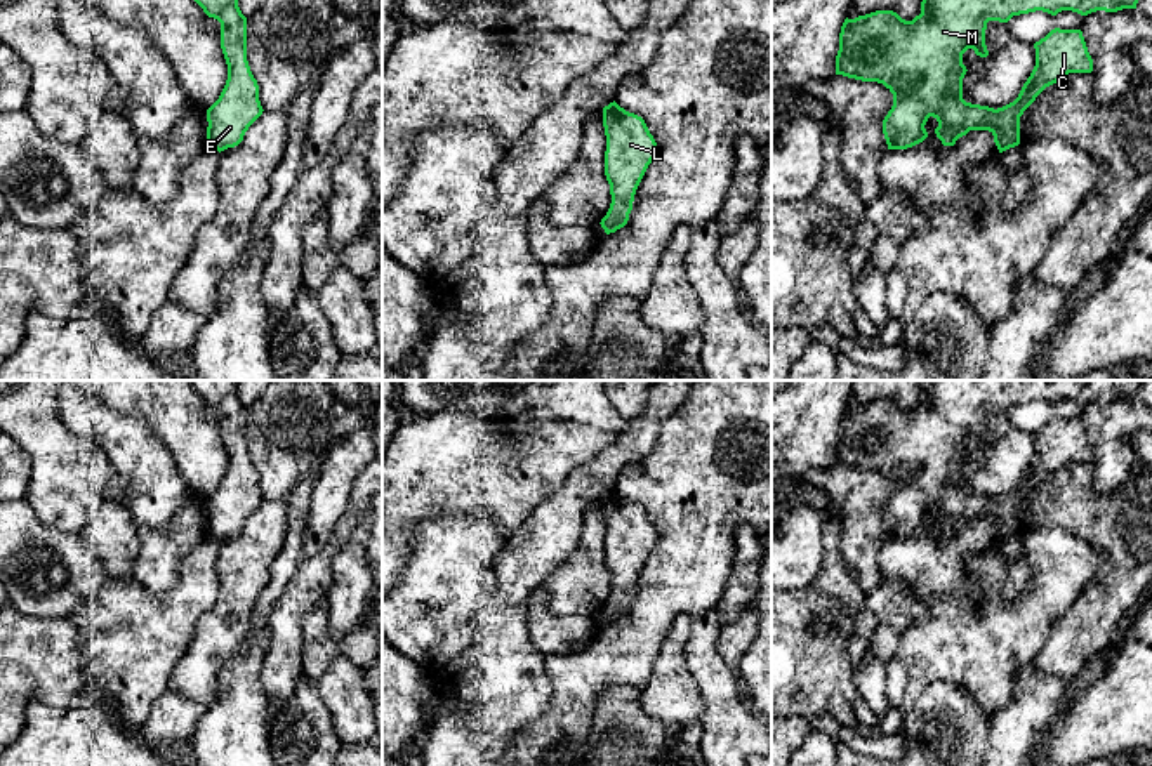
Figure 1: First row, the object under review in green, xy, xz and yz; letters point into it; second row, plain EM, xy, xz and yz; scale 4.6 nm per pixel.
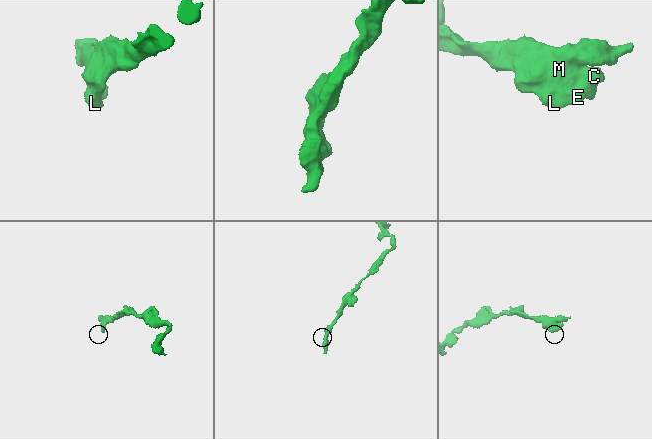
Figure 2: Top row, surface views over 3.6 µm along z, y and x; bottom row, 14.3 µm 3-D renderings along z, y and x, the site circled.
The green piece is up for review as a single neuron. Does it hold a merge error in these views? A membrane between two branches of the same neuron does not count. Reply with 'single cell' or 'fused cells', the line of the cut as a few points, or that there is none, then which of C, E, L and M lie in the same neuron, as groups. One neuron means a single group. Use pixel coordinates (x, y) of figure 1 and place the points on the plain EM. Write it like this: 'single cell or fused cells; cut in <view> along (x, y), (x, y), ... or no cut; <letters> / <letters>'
single cell; no cut; C E L M

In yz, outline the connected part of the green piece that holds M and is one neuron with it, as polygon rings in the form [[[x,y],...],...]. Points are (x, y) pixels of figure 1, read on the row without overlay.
[[[924,380],[921,403],[912,410],[902,408],[893,400],[876,400],[855,408],[844,408],[839,422],[836,464],[862,471],[883,472],[893,483],[893,495],[883,509],[883,523],[888,538],[907,538],[928,526],[924,518],[930,505],[938,511],[937,526],[943,535],[970,519],[989,519],[999,542],[1020,533],[1020,505],[1049,474],[1069,462],[1091,462],[1093,448],[1081,419],[1051,419],[1034,433],[1036,455],[1023,472],[1018,486],[1003,495],[989,497],[963,488],[963,467],[966,455],[963,443],[973,438],[987,446],[985,419],[989,410],[1008,412],[1013,405],[1036,400],[1056,405],[1072,400],[1088,405],[1096,400],[1117,401],[1136,398],[1145,380]]]

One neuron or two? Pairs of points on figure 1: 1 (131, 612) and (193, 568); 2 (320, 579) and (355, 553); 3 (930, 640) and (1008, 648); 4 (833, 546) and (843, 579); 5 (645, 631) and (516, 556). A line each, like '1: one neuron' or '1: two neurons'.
1: one neuron
2: two neurons
3: one neuron
4: one neuron
5: two neurons

